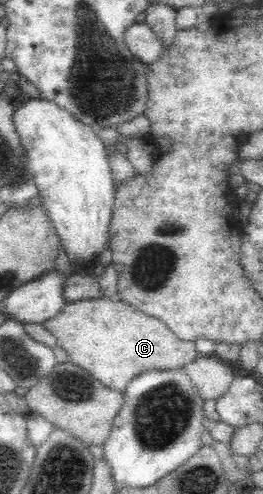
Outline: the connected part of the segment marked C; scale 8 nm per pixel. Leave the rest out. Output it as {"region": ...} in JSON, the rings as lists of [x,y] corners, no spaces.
{"region":[[[99,297],[66,303],[62,312],[43,326],[55,336],[57,346],[68,352],[70,363],[86,369],[115,391],[123,391],[142,372],[174,370],[199,358],[194,341],[181,340],[162,320],[147,316],[122,300],[112,302]]]}

